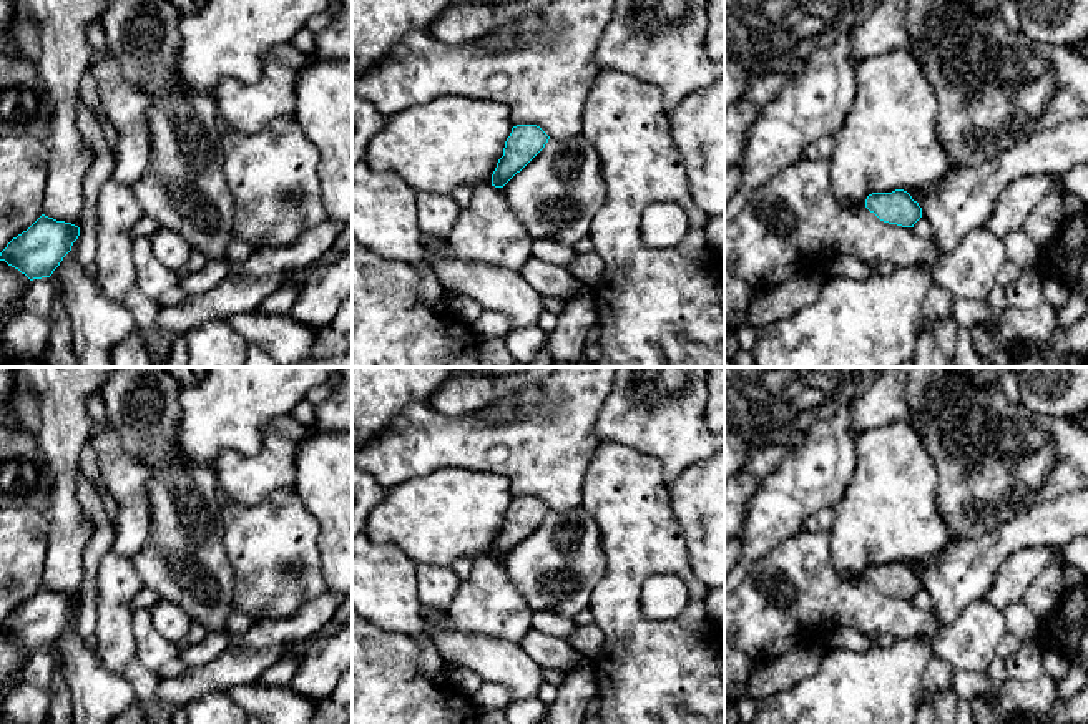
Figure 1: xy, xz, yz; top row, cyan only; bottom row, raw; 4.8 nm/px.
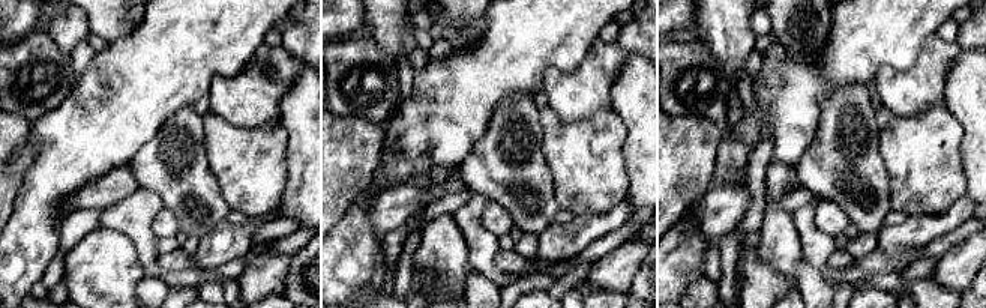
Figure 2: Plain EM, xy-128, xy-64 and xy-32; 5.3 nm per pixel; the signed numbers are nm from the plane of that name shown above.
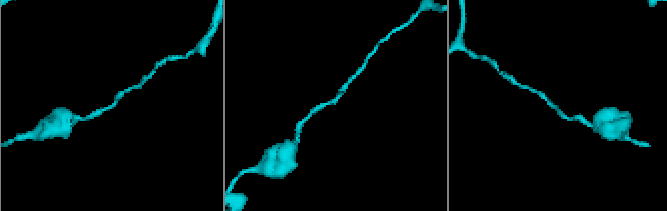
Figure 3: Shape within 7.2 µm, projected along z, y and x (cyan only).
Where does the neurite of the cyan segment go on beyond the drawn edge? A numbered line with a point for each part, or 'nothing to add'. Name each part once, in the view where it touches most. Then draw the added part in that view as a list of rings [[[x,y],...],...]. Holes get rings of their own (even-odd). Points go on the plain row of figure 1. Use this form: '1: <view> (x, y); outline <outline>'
nothing to add

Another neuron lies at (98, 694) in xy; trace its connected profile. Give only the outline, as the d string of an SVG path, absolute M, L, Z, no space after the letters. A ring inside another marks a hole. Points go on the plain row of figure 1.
M76 613L50 648L61 661L61 671L73 697L73 724L111 724L136 701L130 682L106 669L76 633Z

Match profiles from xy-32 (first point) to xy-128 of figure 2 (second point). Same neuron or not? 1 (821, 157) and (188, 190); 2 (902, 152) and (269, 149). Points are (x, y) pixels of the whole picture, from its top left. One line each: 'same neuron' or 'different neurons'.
1: same neuron
2: same neuron

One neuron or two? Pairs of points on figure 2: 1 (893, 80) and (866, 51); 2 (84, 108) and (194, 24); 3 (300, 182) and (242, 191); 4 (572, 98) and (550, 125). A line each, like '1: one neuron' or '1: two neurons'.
1: two neurons
2: one neuron
3: two neurons
4: two neurons

